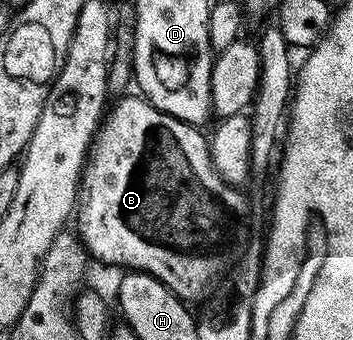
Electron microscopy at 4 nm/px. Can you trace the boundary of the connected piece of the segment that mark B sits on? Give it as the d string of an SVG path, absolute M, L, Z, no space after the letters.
M118 97L114 101L117 103L114 106L112 103L108 107L103 121L98 125L96 134L93 135L93 142L89 145L89 152L85 159L85 168L81 172L79 205L75 210L75 222L77 218L75 230L85 245L86 251L92 257L94 254L99 261L106 262L109 266L129 266L125 268L133 272L150 274L152 278L159 279L172 294L176 294L186 303L193 304L196 298L204 299L210 287L234 265L239 254L239 247L250 237L249 213L251 213L251 207L249 200L238 187L229 185L219 176L209 155L209 138L201 135L202 131L198 127L181 122L175 116L167 116L161 110L156 110L151 103L145 101L144 97L129 97Z

